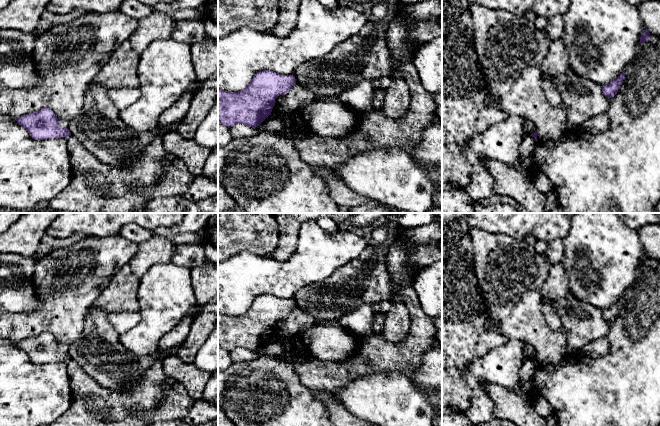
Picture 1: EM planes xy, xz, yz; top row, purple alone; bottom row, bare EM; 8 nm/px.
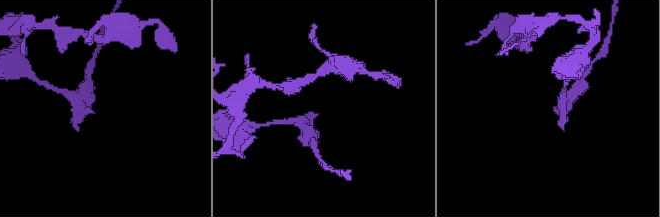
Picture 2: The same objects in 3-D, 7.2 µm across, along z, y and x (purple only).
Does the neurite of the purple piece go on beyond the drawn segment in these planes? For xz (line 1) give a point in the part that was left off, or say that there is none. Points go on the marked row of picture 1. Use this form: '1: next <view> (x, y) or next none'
1: next none

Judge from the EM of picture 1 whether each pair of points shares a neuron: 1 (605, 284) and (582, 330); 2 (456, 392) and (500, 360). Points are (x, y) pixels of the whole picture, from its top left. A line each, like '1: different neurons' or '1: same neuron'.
1: different neurons
2: different neurons

